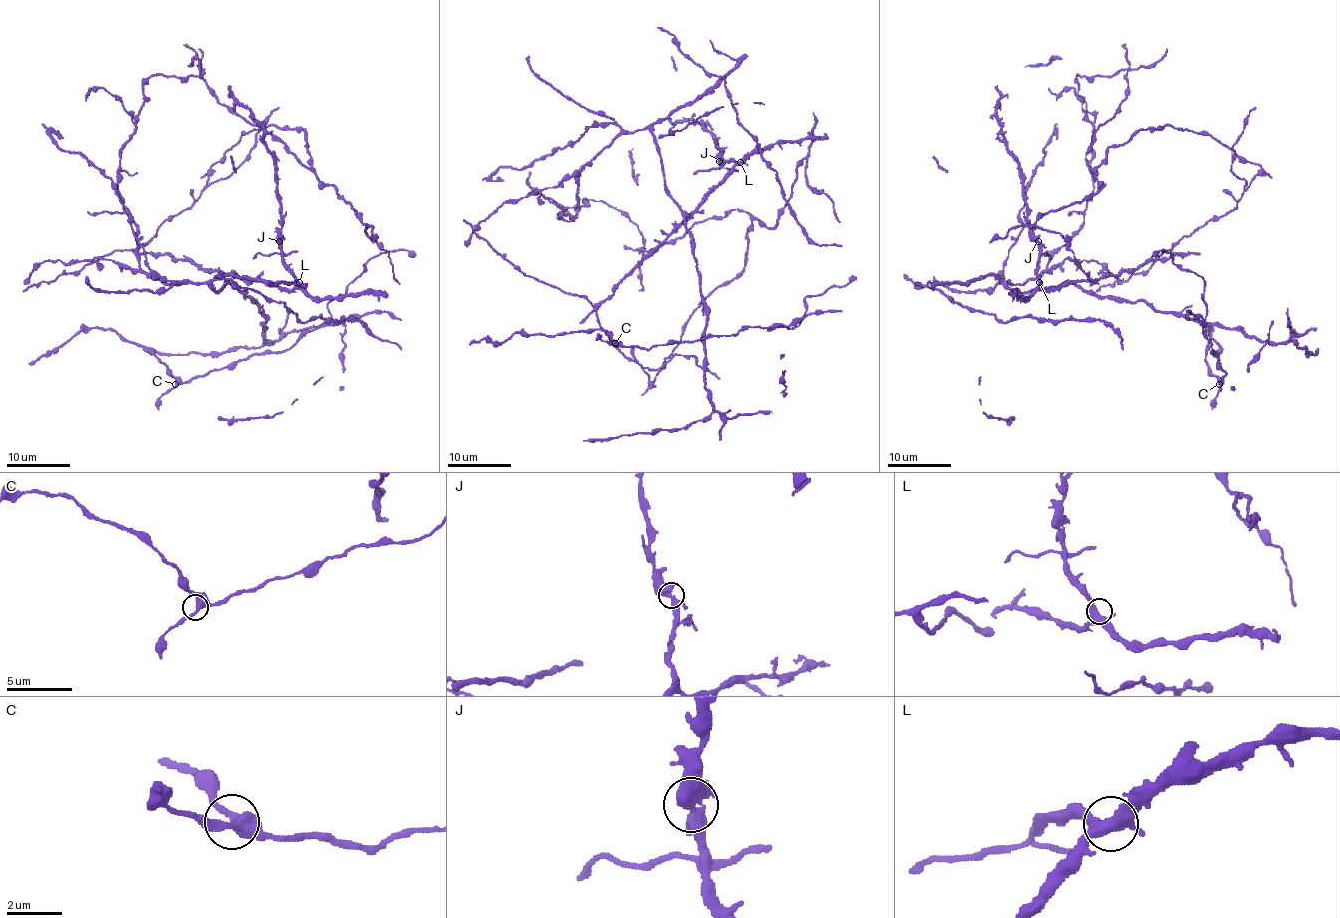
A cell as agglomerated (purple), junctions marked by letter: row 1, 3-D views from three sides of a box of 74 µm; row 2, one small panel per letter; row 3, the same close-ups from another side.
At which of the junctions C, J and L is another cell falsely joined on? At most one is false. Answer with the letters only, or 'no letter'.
no letter

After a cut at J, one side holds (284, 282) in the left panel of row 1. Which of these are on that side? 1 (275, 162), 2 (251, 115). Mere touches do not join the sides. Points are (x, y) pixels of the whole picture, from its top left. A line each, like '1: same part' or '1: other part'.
1: other part
2: other part

